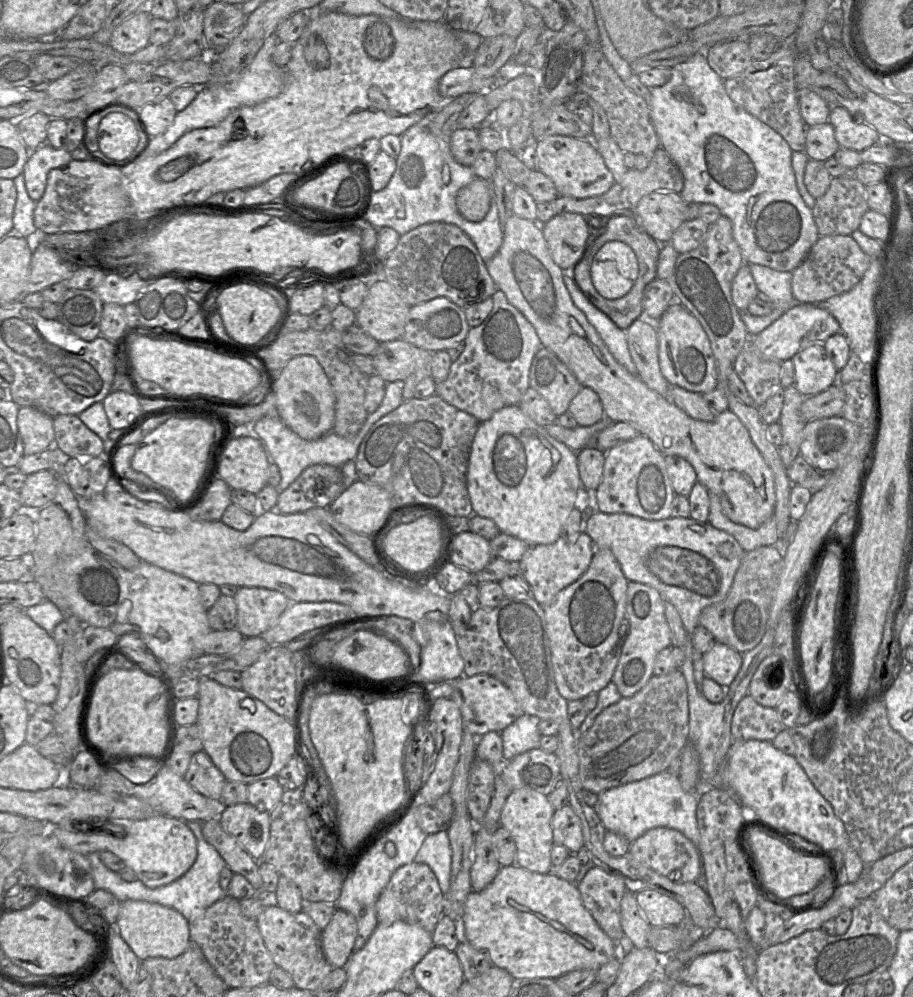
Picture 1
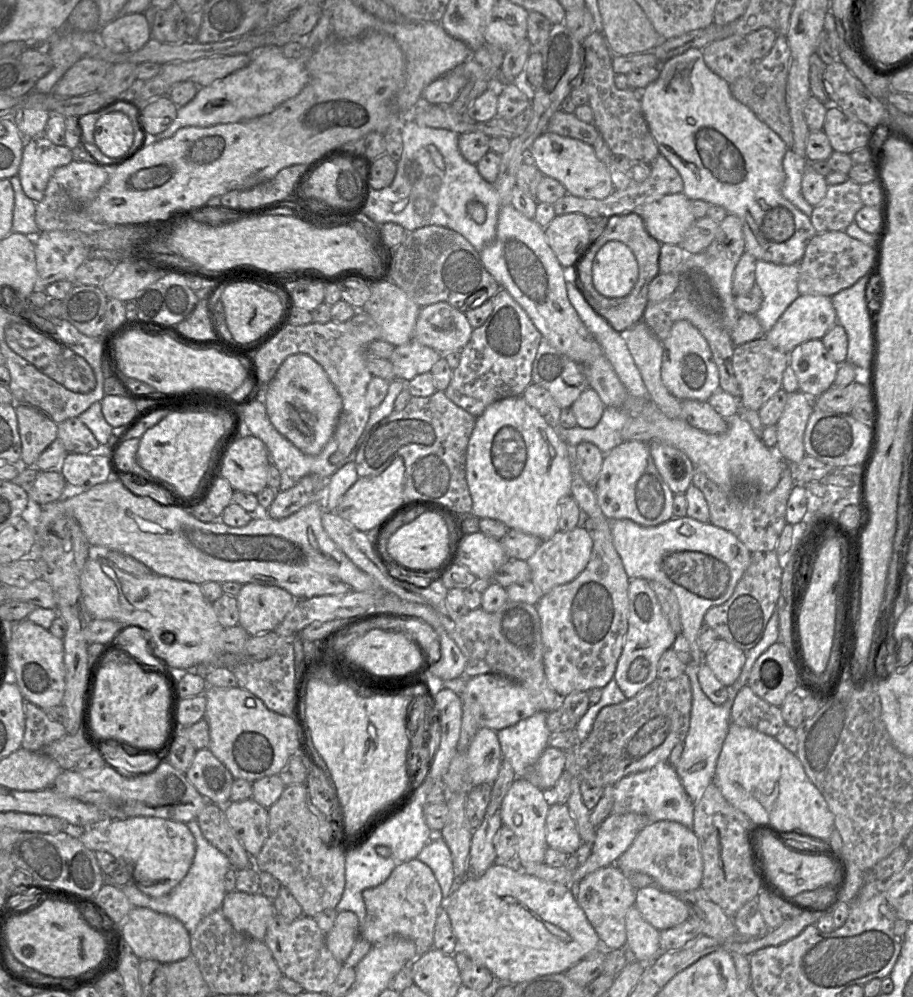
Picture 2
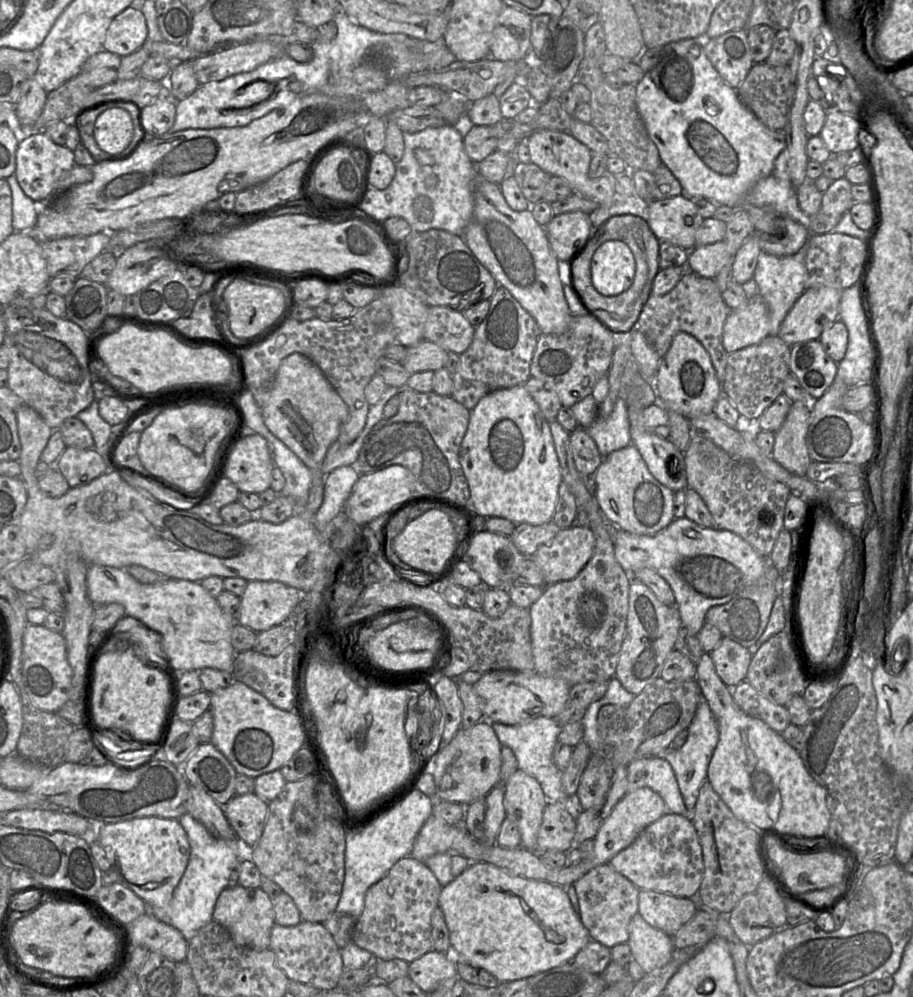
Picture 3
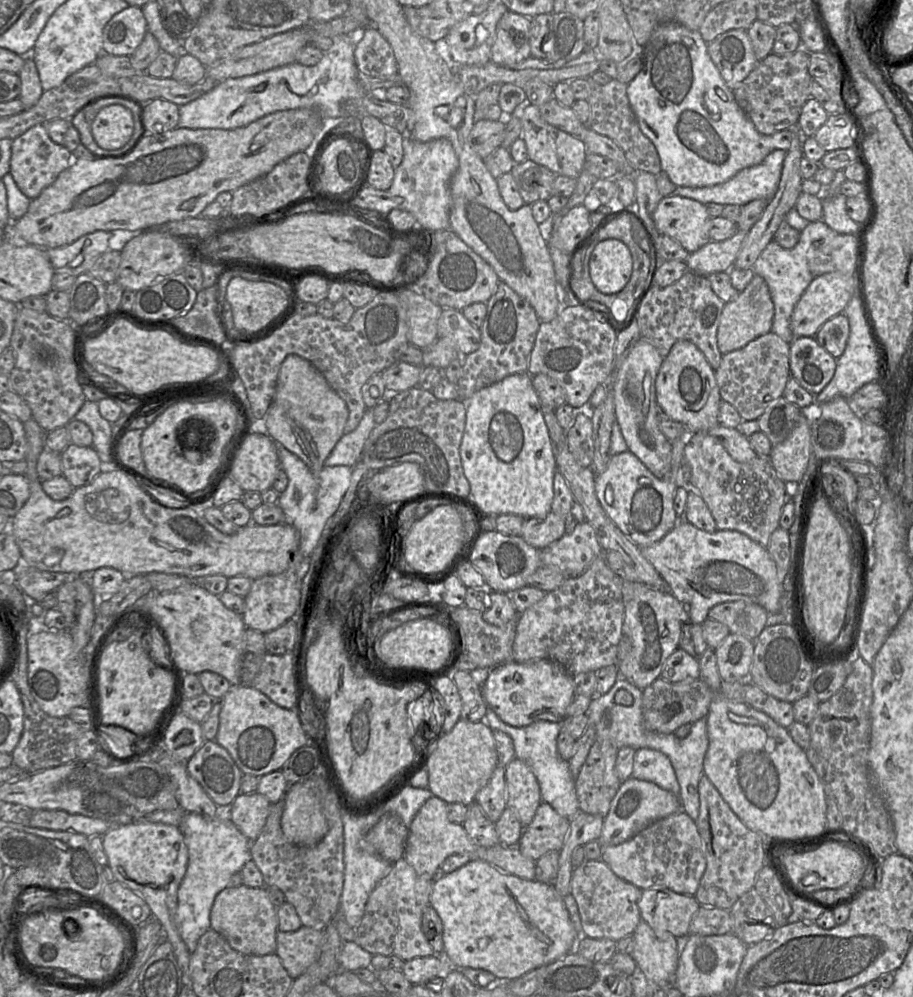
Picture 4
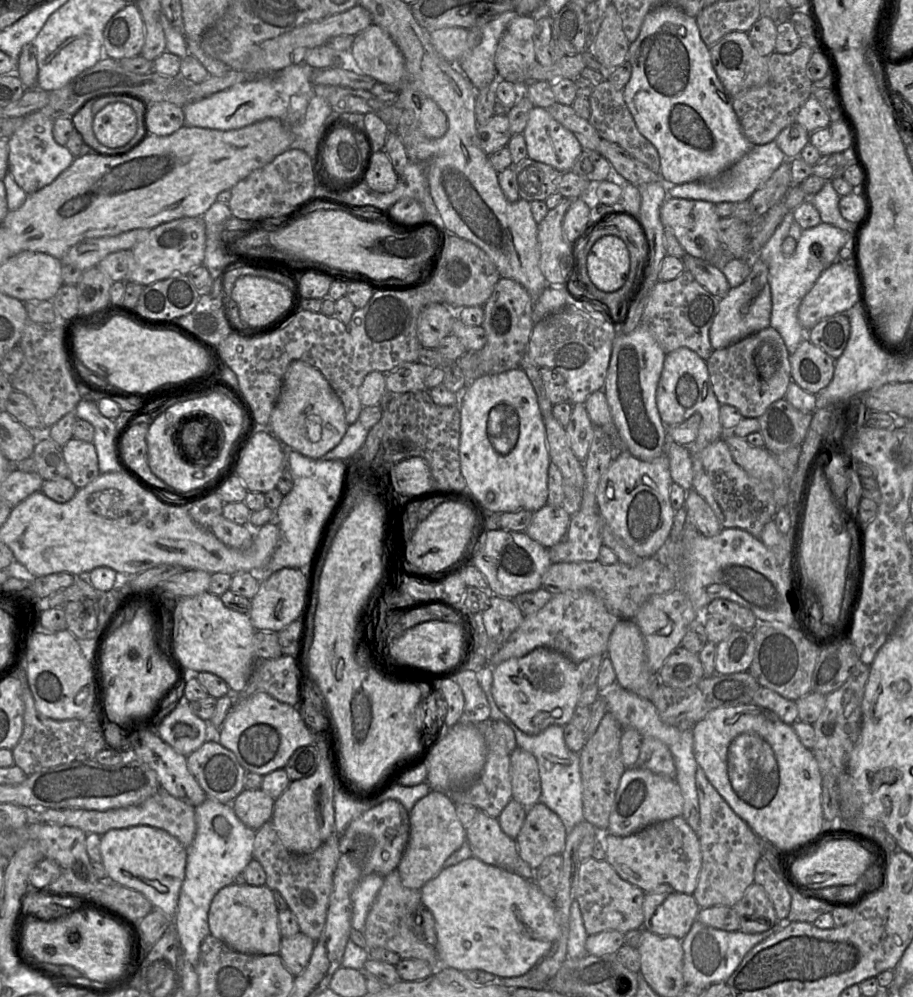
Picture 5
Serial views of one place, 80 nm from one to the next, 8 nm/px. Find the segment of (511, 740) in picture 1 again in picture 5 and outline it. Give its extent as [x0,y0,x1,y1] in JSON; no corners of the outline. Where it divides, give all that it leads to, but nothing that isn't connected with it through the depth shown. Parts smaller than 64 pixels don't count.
[476,665,584,835]

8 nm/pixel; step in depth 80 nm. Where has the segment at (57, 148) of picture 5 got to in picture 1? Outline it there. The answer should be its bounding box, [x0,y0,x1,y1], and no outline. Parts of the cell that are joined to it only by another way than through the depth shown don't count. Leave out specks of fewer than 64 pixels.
[22,143,71,202]

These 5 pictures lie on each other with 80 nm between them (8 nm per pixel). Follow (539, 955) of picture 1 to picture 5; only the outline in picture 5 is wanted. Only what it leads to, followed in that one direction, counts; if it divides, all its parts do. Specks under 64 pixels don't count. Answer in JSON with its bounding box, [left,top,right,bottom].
[420,856,560,979]

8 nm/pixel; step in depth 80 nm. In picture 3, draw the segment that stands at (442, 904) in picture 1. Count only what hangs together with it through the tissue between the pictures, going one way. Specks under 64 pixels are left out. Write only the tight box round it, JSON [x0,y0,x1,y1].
[352,856,442,963]

